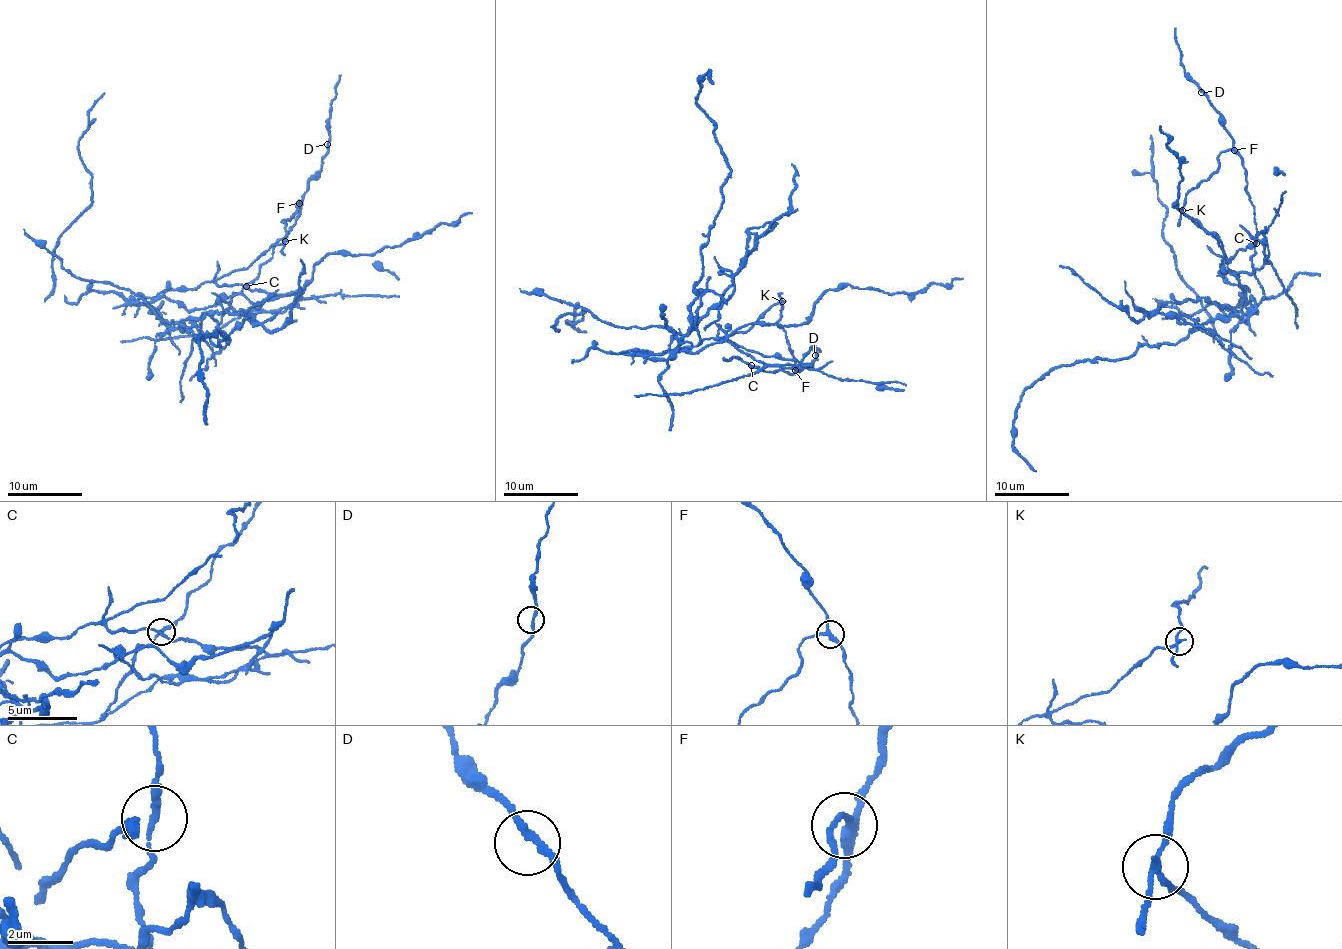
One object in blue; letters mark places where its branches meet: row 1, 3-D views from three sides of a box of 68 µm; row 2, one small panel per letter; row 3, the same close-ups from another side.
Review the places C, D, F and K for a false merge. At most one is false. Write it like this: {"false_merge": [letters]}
{"false_merge": ["K"]}

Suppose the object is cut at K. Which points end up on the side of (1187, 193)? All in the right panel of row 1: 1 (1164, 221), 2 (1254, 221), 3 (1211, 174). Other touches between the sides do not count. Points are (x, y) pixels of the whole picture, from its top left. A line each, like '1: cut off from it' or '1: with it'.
1: cut off from it
2: with it
3: with it

